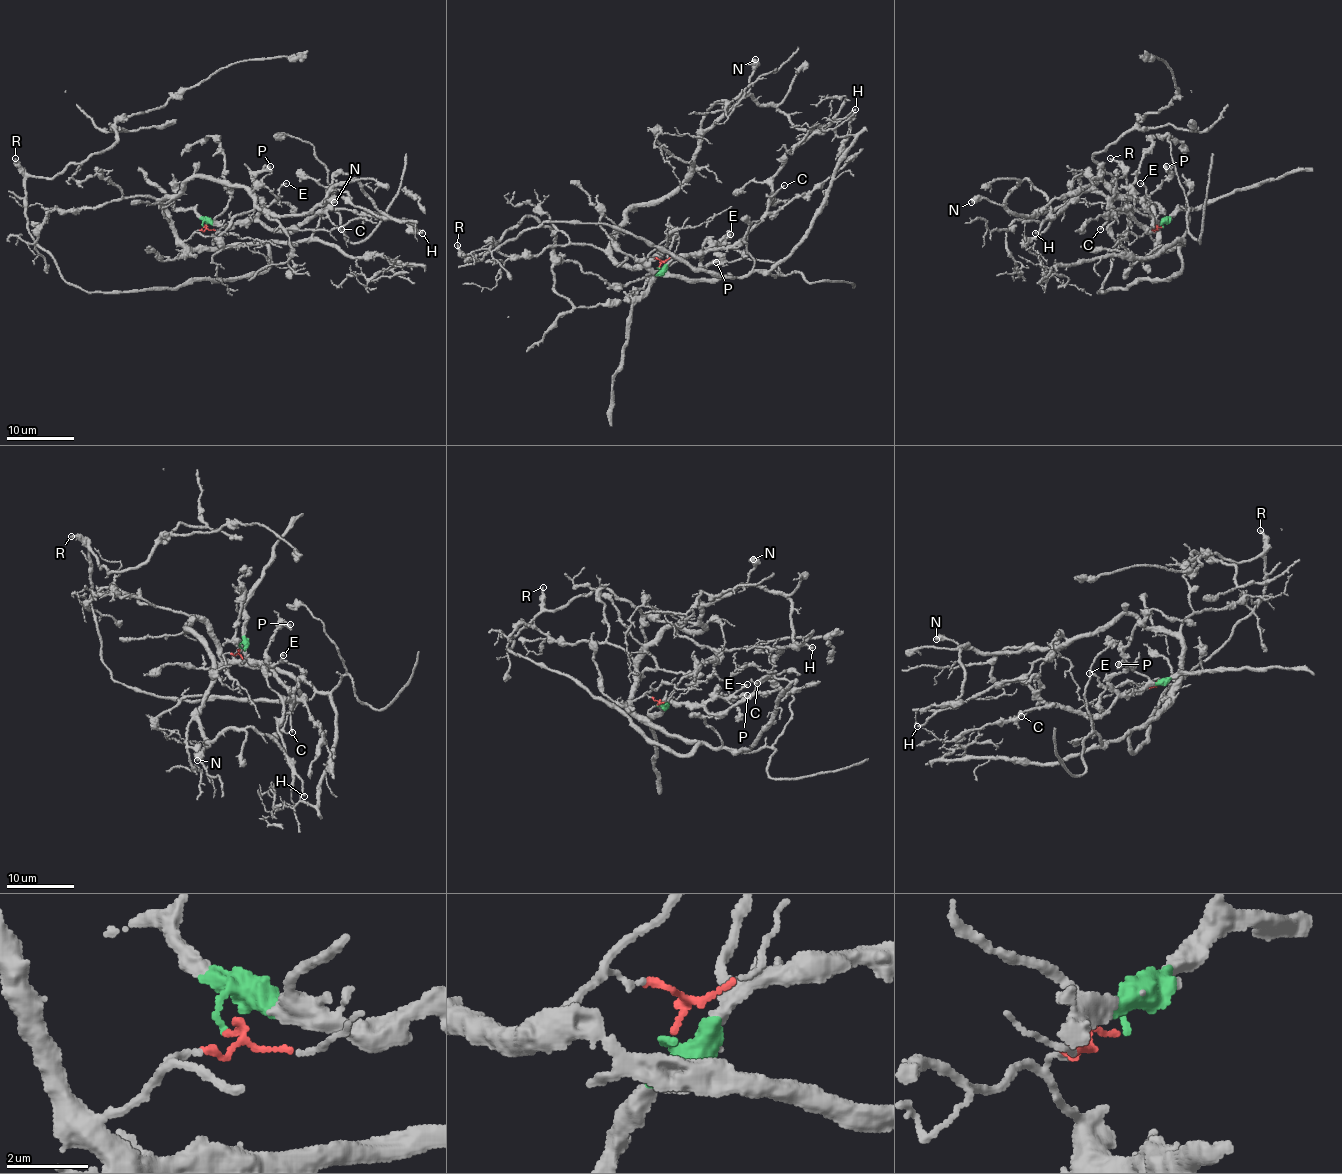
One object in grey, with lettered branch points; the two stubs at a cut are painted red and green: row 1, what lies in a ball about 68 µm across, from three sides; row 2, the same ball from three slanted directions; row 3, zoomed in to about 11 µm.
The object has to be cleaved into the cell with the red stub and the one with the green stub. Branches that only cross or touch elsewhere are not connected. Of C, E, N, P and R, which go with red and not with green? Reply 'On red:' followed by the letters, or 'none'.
On red: N, R

